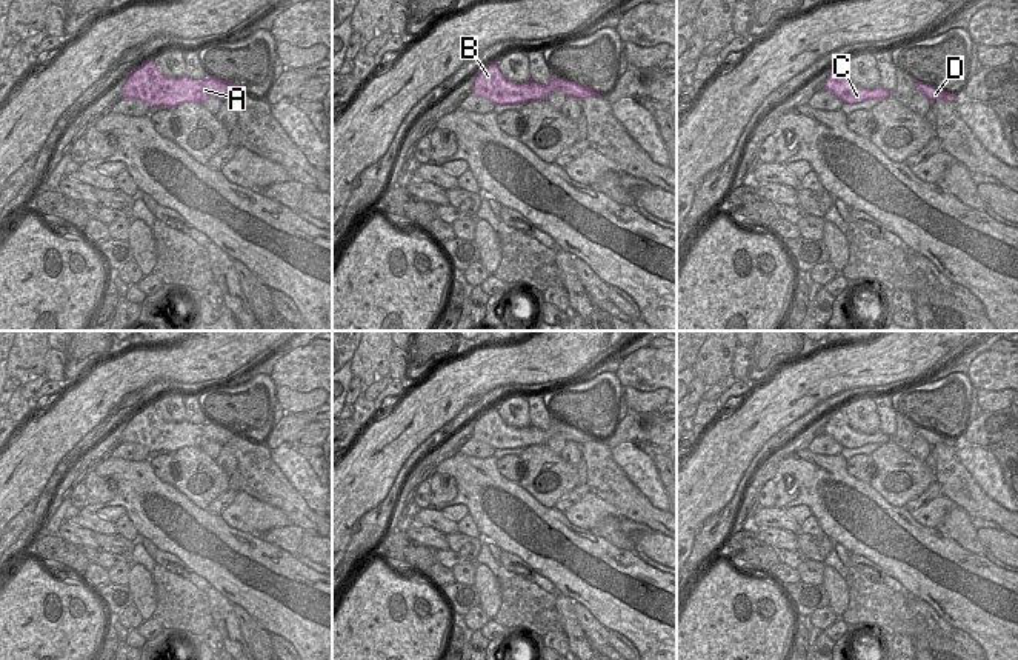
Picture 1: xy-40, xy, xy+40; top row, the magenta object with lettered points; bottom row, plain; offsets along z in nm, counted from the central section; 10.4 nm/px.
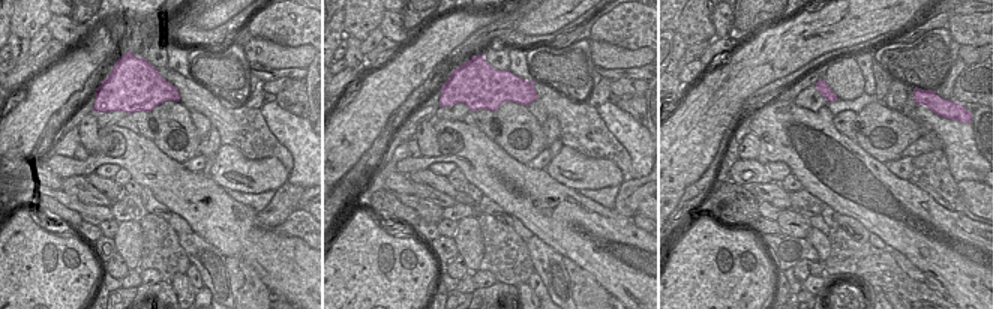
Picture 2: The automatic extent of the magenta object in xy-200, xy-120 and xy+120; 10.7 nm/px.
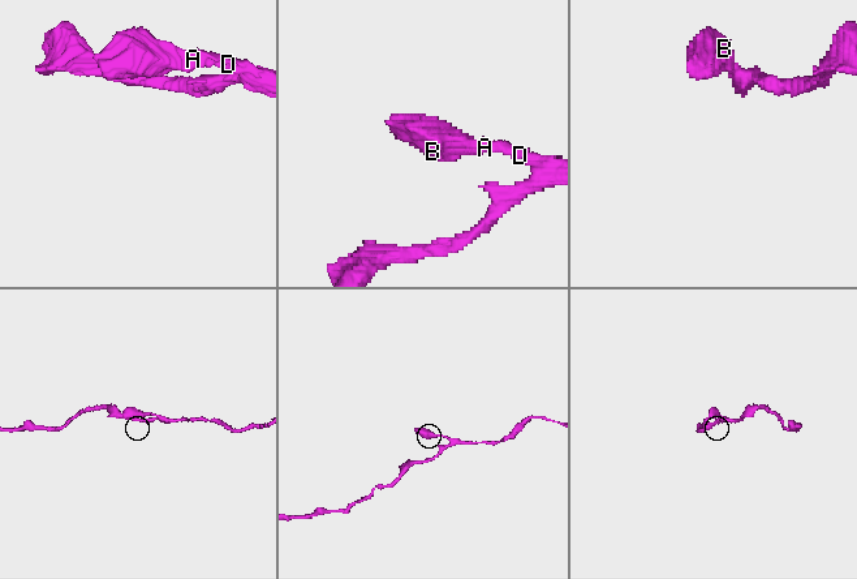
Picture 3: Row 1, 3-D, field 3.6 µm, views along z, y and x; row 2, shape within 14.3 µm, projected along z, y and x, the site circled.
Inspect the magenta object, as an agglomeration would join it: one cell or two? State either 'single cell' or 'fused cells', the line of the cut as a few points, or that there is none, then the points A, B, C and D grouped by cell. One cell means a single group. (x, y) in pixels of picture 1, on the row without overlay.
single cell; cut none; groups A B C D

